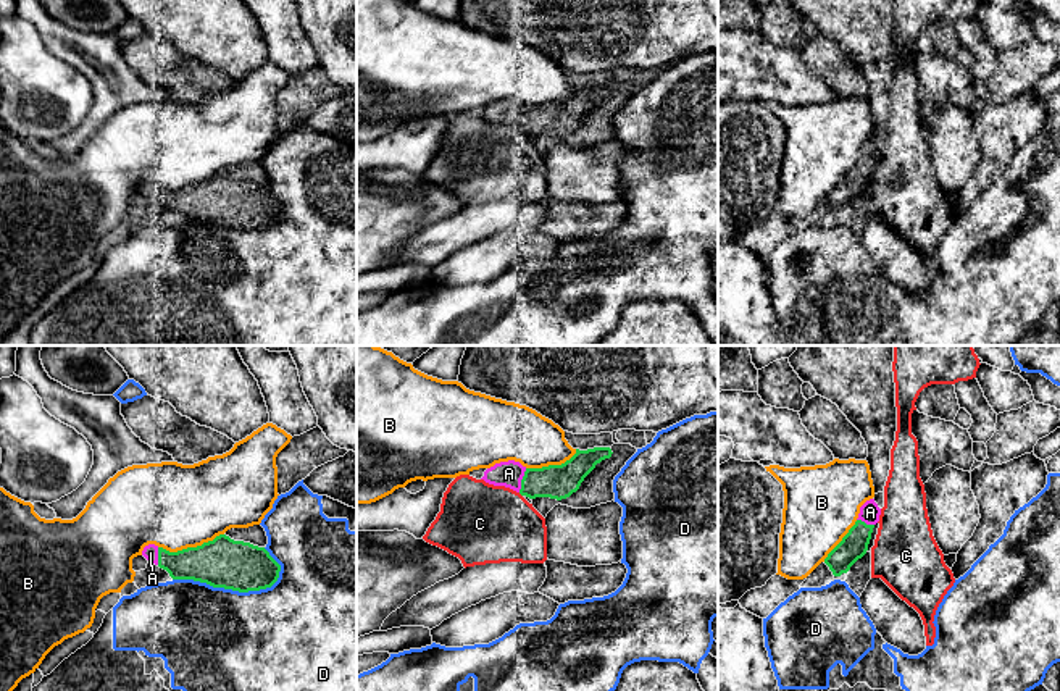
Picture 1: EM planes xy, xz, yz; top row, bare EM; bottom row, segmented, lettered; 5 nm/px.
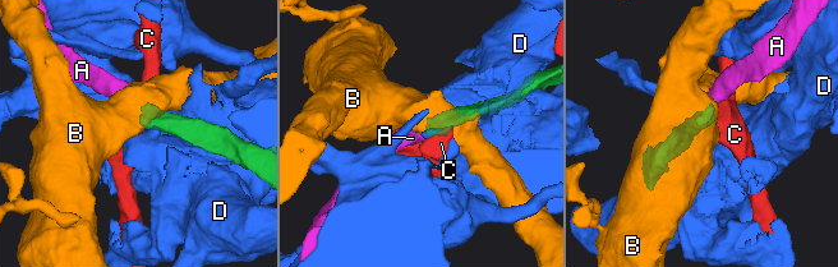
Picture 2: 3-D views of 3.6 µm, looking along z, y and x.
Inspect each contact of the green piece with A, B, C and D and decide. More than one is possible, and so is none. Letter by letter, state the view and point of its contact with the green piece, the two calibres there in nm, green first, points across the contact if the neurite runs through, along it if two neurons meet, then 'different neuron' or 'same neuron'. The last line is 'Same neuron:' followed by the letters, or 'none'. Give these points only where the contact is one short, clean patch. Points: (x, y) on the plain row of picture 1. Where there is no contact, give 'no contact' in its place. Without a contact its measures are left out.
A: contact xz (521, 118); calibres 180 and 130 nm; same neuron
B: contact xy (191, 186); calibres 260 and 420 nm; different neuron
C: no contact; different neuron
D: contact xy (231, 226); calibres 260 and 480 nm; different neuron
Same neuron: A

